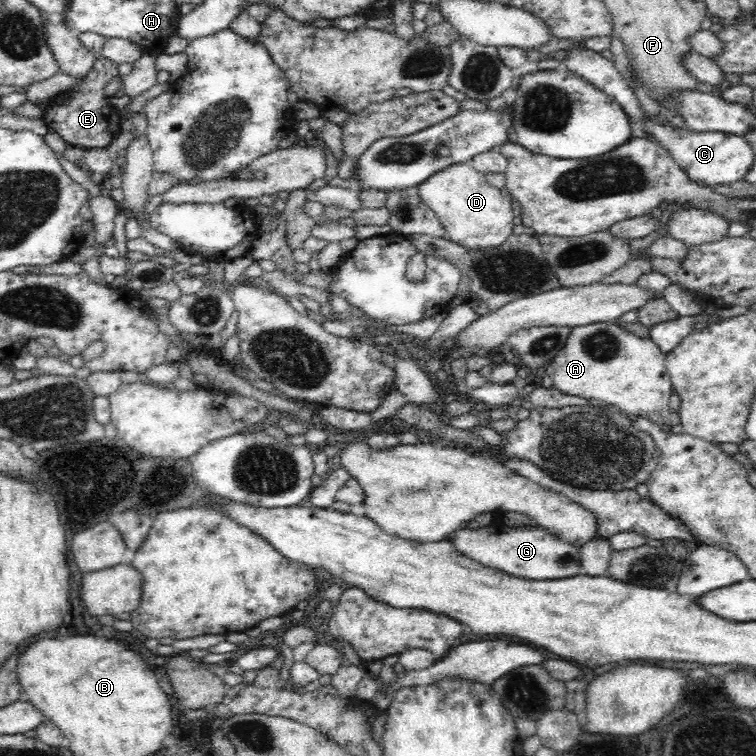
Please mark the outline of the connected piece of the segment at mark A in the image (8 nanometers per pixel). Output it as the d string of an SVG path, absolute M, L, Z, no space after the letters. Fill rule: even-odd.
M614 321L573 327L566 346L542 369L539 376L544 388L558 390L564 394L588 400L600 400L600 402L606 402L608 406L620 410L627 416L634 414L634 416L649 418L658 426L670 425L673 427L678 425L680 421L678 411L673 412L668 407L672 381L666 370L666 355L651 337L638 337L619 327Z

